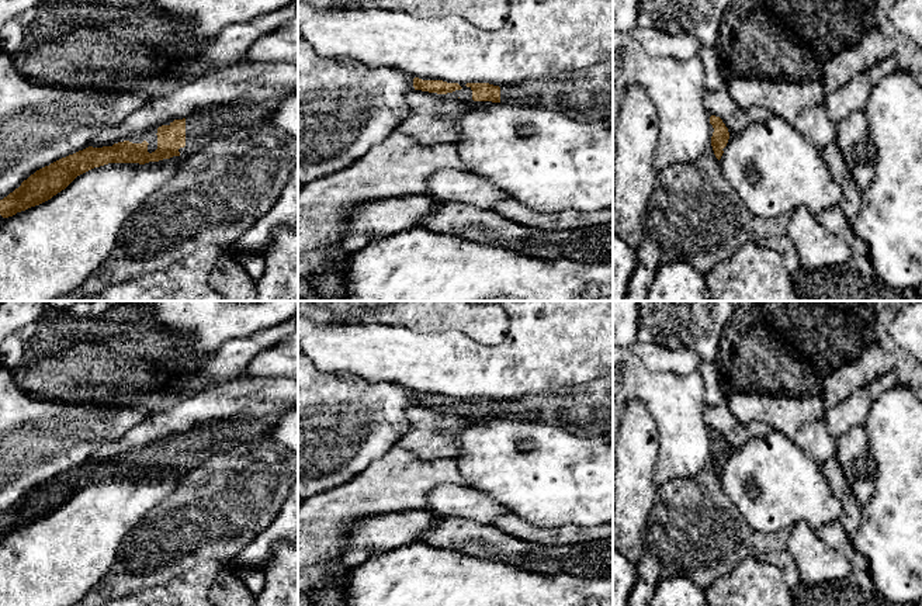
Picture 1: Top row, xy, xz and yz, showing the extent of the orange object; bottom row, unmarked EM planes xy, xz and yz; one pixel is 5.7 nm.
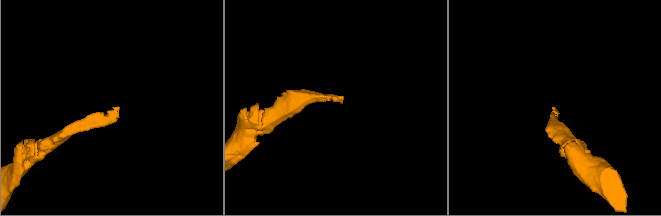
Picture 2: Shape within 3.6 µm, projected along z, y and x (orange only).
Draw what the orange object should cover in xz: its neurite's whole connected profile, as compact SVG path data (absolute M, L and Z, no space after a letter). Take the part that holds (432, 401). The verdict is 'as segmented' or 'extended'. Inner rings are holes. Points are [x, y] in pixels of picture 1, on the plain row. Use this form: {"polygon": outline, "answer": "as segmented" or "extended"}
{"polygon": "M413 394L415 405L446 409L472 420L509 418L523 422L545 422L547 418L538 412L528 411L520 401L493 401L489 398L475 397L467 399L447 398L443 395Z", "answer": "extended"}

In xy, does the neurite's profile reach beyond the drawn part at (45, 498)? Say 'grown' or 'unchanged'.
grown

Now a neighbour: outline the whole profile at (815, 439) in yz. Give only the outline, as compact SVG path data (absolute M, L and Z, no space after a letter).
M825 419L807 423L800 429L794 441L821 467L828 458L836 456L836 439L828 430Z

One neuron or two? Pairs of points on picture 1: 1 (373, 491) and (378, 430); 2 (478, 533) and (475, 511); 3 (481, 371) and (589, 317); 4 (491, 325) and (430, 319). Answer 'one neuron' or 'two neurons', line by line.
1: two neurons
2: two neurons
3: one neuron
4: one neuron

